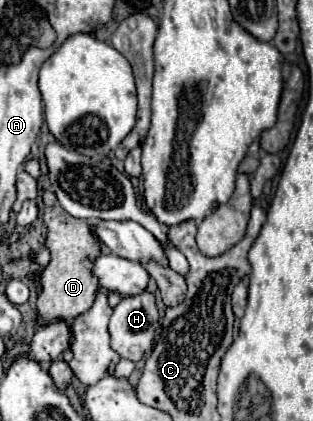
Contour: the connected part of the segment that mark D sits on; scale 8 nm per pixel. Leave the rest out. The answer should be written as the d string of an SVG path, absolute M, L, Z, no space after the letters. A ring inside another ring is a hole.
M53 191L43 193L45 203L45 225L47 225L47 249L51 251L51 263L45 267L41 275L43 293L37 299L39 315L45 321L55 319L73 319L85 313L99 291L99 279L93 275L93 261L103 253L103 243L95 237L93 227L85 219L71 217L57 201Z

